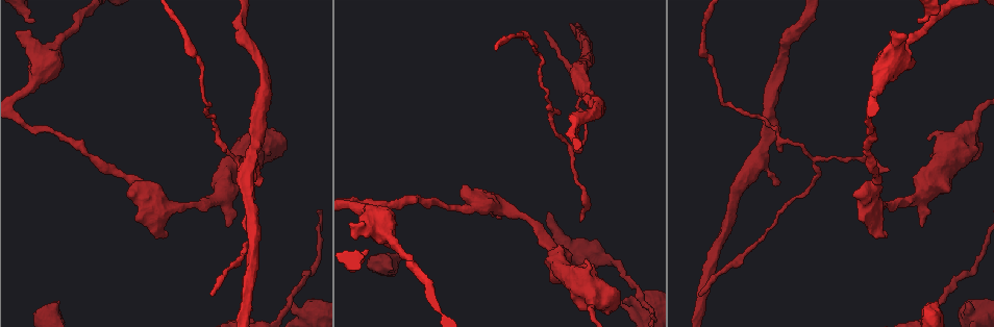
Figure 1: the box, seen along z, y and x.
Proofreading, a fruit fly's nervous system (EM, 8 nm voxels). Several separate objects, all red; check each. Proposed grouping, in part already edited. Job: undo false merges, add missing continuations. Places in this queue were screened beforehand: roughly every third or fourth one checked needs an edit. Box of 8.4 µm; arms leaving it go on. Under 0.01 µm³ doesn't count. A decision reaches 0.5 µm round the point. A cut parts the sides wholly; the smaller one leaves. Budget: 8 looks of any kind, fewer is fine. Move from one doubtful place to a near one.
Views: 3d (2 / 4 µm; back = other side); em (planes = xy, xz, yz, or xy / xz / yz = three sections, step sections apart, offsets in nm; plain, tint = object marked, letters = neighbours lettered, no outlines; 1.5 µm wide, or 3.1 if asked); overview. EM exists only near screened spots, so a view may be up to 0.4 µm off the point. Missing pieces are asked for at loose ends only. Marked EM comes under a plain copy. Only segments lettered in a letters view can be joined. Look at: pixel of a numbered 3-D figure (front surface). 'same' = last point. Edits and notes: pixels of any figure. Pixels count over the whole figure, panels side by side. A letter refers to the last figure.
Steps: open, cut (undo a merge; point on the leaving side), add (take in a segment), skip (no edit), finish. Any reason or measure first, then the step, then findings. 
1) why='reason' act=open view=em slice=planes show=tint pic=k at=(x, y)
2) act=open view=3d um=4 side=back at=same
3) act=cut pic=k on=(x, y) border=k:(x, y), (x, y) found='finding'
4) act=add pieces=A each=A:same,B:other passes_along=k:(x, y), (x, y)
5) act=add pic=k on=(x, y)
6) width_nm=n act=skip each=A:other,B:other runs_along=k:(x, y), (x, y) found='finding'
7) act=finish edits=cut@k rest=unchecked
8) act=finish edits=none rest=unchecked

why='an open end' act=open view=em slice=yz step=4 show=letters pic=1 at=(626, 298)

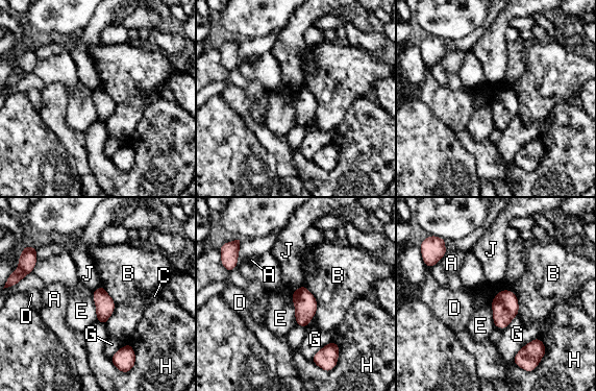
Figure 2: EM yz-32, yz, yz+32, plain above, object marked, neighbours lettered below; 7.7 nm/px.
act=open view=em slice=planes show=letters at=same

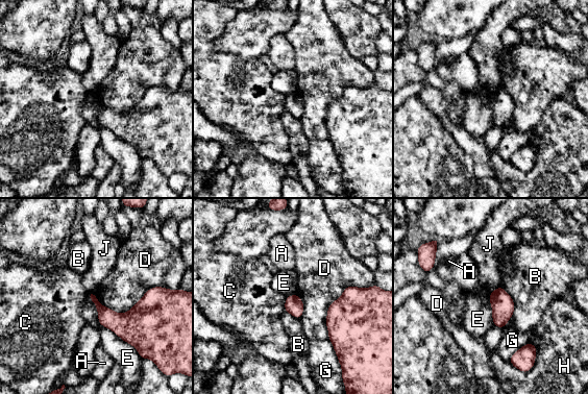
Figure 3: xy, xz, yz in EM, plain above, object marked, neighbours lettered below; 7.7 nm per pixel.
act=skip each=A:other,B:other,C:other,D:other,E:other,G:other,H:other,J:other found='no lettered segment goes on from it'

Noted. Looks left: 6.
why='branch stops here' act=open view=3d um=2 pic=1 at=(935, 302)

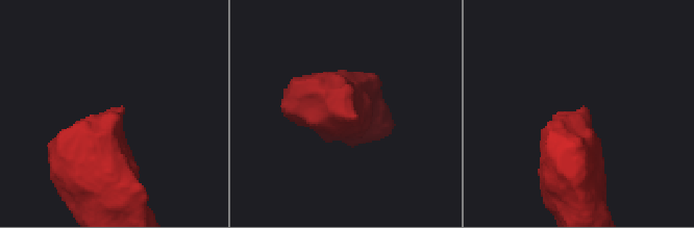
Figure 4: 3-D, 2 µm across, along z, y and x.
why='now the EM' act=open view=em slice=yz step=8 show=letters pic=4 at=(355, 114)

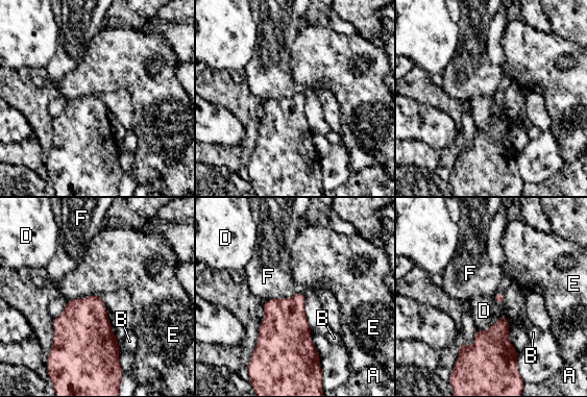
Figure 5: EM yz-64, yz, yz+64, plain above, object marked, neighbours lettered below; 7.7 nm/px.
act=skip each=A:other,B:other,D:other,E:other,F:other border=5:(506, 317), (477, 329) found='none of them fits'

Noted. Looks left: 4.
why='branch stops here' act=open view=em slice=yz step=8 show=letters pic=1 at=(501, 218)

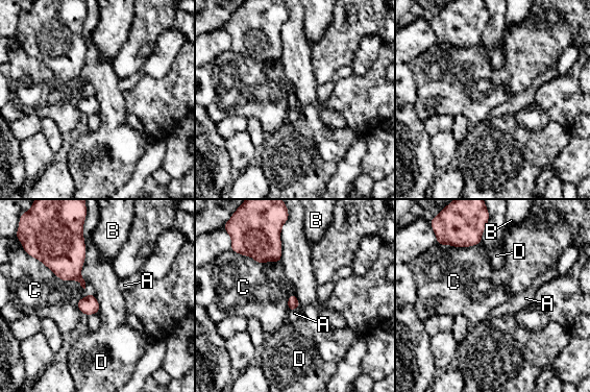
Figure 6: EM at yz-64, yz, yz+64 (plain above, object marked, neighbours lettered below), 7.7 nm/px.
act=skip each=A:other,B:other,C:other,D:other found='no lettered segment goes on from it'

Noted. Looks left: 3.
act=finish edits=none rest=unchecked

